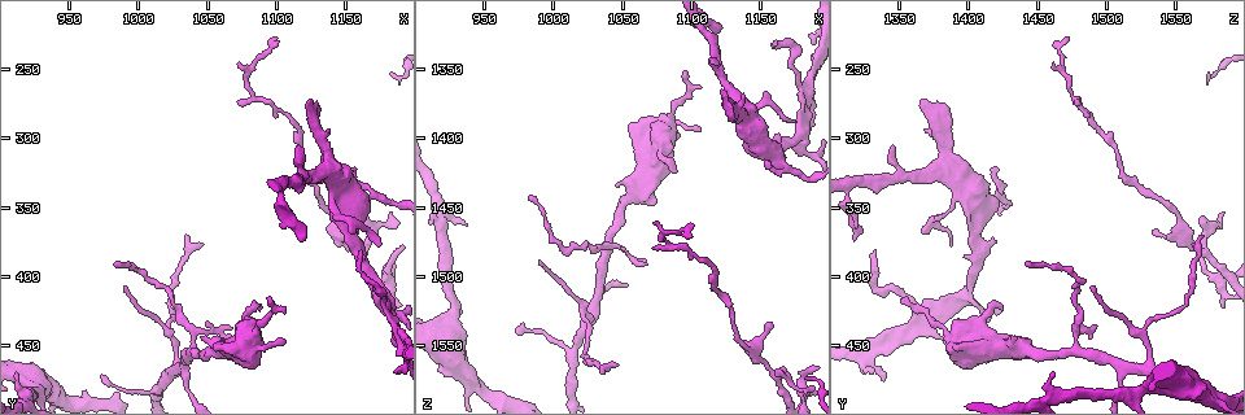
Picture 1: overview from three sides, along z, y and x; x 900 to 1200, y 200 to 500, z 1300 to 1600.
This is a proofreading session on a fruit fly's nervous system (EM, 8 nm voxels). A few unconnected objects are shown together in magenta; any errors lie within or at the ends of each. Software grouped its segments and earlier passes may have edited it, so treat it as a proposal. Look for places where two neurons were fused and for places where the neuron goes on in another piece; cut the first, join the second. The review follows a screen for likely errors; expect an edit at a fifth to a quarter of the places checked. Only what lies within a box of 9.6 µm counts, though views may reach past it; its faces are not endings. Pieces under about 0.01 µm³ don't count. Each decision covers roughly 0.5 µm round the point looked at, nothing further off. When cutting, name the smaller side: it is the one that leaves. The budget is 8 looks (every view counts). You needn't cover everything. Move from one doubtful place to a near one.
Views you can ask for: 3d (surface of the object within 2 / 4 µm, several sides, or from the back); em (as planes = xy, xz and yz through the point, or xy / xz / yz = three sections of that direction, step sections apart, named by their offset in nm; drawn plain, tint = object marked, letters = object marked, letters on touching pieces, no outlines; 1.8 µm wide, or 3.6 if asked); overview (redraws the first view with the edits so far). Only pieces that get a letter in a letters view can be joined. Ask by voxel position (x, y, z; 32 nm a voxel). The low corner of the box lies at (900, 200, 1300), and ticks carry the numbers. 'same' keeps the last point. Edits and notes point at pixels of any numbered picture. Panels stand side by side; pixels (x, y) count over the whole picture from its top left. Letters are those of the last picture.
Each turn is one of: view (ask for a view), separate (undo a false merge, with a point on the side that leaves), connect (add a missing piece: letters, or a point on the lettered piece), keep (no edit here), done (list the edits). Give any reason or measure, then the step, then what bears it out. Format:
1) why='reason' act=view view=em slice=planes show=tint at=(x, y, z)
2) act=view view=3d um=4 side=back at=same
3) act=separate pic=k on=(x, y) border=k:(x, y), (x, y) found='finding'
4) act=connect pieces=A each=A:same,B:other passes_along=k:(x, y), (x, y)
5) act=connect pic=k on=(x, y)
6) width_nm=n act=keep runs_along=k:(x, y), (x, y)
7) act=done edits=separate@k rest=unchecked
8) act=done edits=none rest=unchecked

act=view view=3d um=4 at=(1122, 276, 1366)

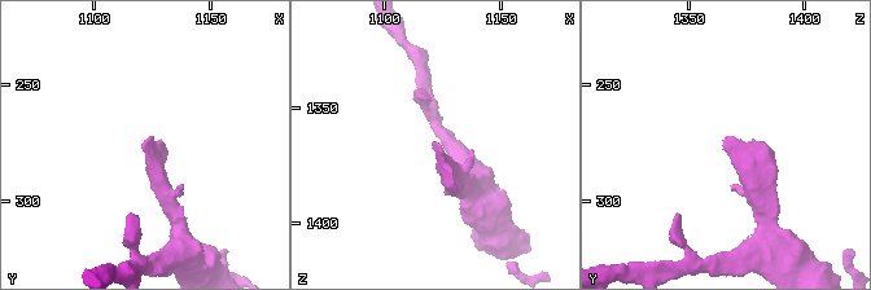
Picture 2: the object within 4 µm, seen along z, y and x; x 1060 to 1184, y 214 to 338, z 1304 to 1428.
act=view view=em slice=planes show=letters at=(1122, 274, 1366)

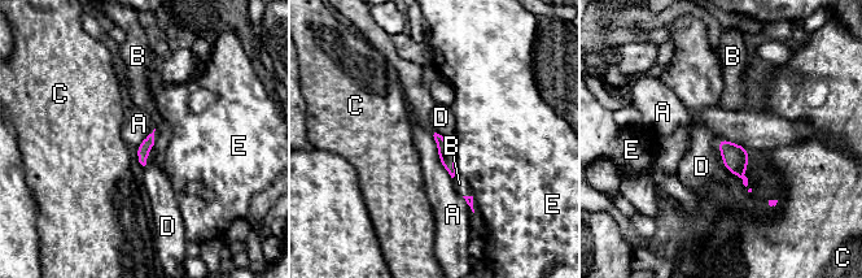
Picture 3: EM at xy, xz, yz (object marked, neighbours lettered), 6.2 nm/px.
act=connect pieces=B each=A:other,B:same,C:other,D:other,E:other found='it goes on there'

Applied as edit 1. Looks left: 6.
act=view view=overview

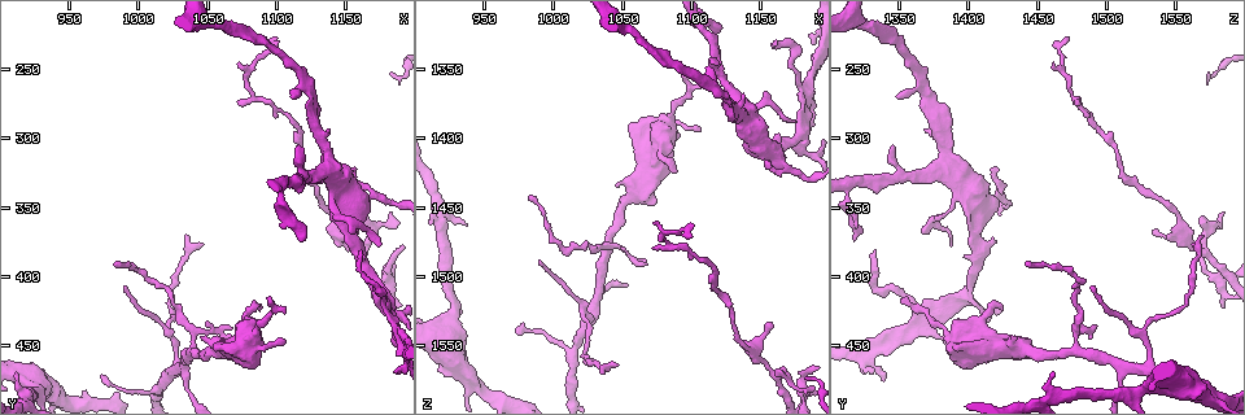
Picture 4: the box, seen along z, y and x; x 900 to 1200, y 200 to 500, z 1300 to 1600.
act=view view=3d um=4 at=(1158, 372, 1418)

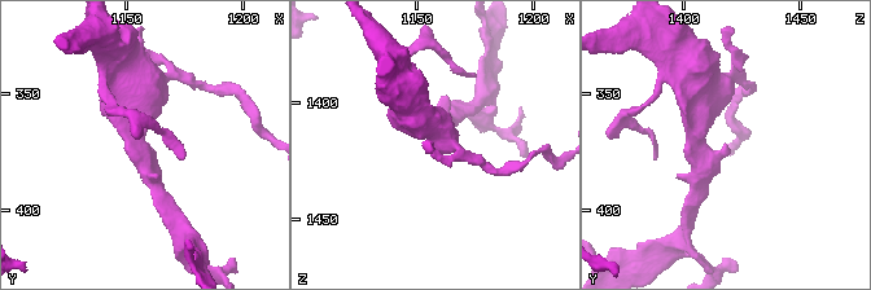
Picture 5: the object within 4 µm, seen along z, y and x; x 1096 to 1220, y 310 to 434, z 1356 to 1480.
arm_widths_nm=200,400 act=view view=em slice=planes show=letters at=(1159, 372, 1418)

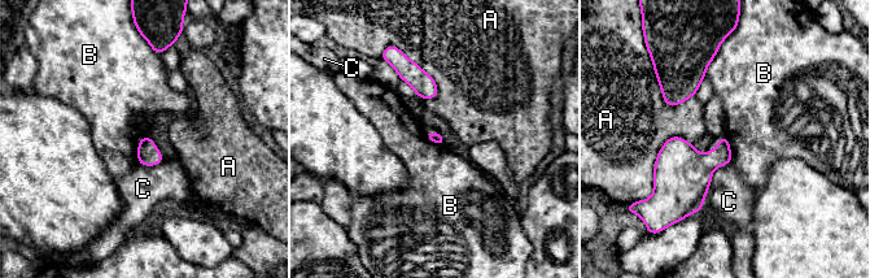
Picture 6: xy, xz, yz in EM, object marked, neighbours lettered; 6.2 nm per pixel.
act=keep each=A:other,B:other,C:other border=6:(145, 134), (139, 142), (136, 163) found='none of them fits'

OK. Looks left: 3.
why='abrupt turn' act=view view=em slice=planes show=letters at=(1180, 402, 1584)

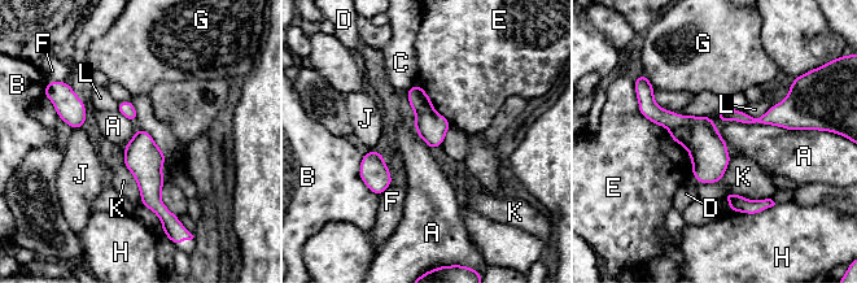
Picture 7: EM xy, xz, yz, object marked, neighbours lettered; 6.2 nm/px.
width_nm=190 act=separate pic=7 on=(681, 134) each=A:other,B:other,C:other,D:other,E:other,F:other,G:other,H:other,J:other,K:other,L:other border=7:(709, 122), (691, 121), (669, 129) found='two neurons meet here'

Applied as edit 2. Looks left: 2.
act=done edits=connect@3,separate@7 rest=unchecked

